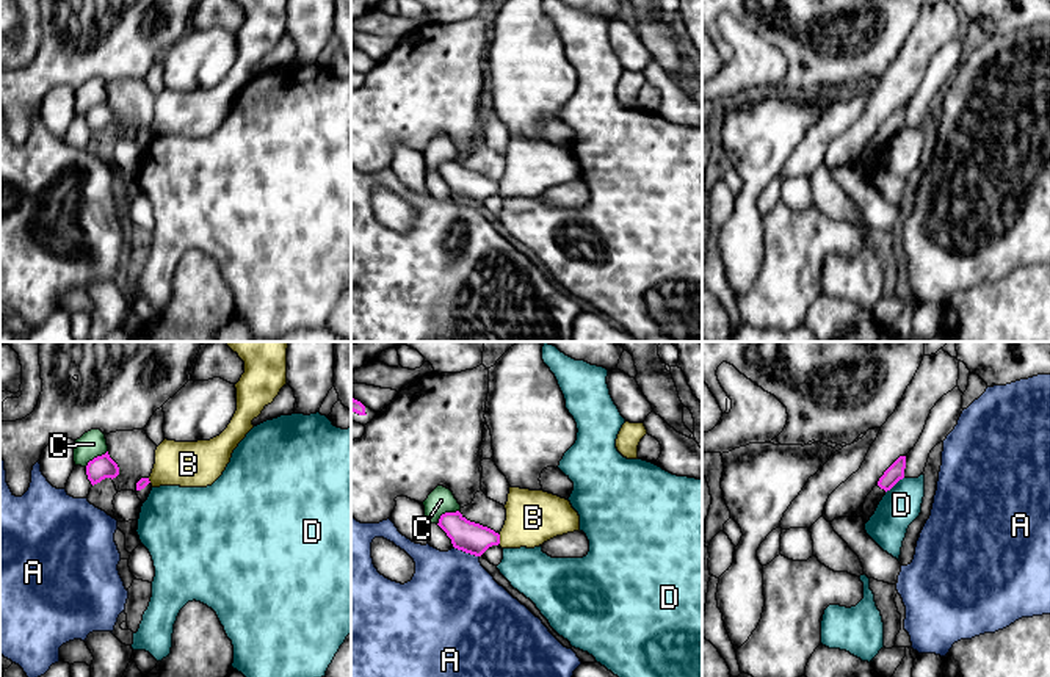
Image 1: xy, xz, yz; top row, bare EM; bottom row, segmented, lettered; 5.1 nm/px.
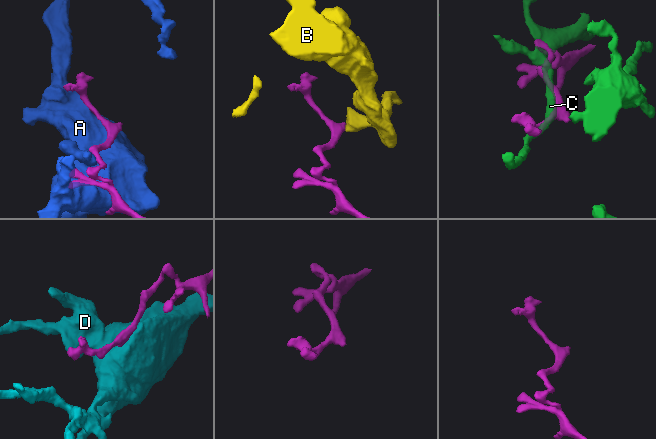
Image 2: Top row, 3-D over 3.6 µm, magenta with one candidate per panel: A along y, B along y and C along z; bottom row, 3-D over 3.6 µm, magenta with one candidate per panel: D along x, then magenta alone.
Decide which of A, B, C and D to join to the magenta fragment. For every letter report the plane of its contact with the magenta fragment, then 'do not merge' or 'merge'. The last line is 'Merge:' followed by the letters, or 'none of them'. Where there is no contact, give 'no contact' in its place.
A: contact in xz; do not merge
B: contact in xz; do not merge
C: contact in xz; do not merge
D: contact in yz; do not merge
Merge: none of them

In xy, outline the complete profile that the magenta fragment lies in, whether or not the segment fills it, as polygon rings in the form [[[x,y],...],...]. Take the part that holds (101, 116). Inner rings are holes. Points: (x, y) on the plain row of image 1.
[[[108,100],[102,105],[94,107],[86,114],[86,124],[91,133],[97,133],[105,127],[116,127],[119,124],[118,113],[110,107]]]

